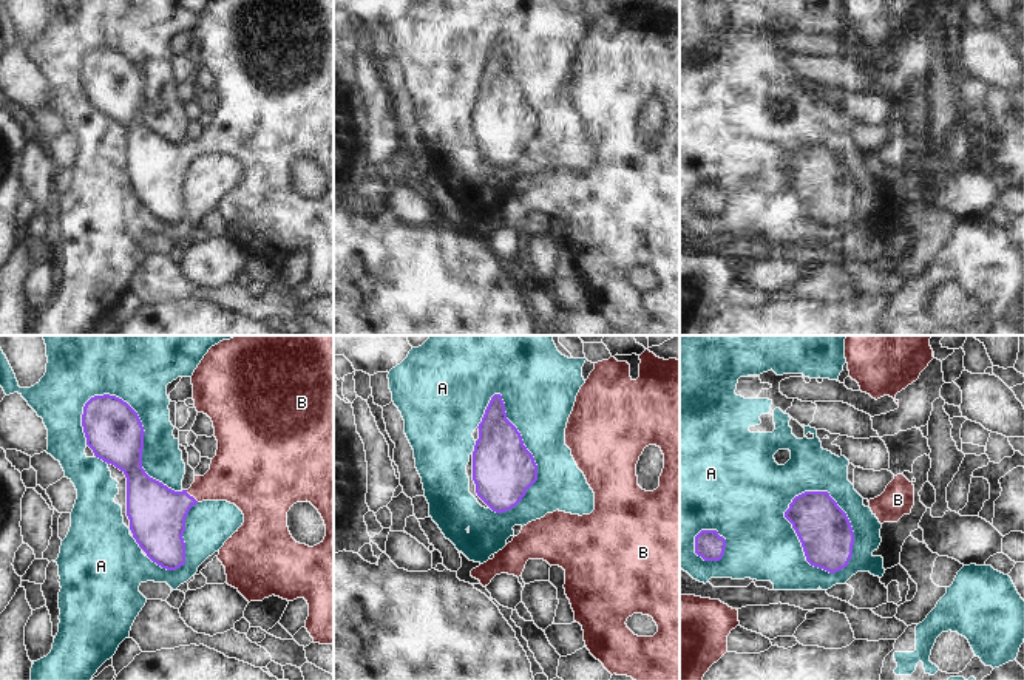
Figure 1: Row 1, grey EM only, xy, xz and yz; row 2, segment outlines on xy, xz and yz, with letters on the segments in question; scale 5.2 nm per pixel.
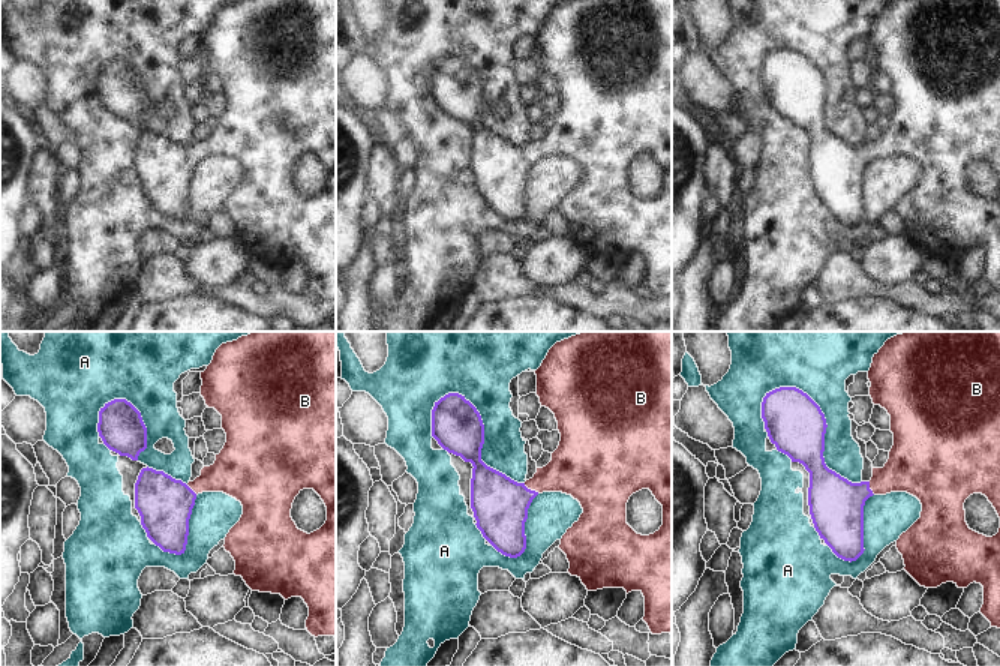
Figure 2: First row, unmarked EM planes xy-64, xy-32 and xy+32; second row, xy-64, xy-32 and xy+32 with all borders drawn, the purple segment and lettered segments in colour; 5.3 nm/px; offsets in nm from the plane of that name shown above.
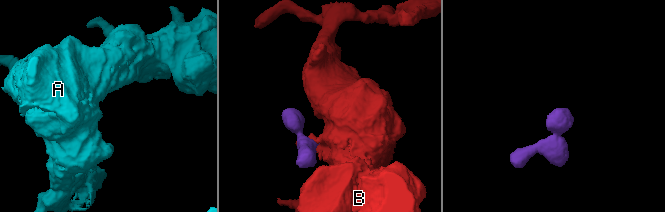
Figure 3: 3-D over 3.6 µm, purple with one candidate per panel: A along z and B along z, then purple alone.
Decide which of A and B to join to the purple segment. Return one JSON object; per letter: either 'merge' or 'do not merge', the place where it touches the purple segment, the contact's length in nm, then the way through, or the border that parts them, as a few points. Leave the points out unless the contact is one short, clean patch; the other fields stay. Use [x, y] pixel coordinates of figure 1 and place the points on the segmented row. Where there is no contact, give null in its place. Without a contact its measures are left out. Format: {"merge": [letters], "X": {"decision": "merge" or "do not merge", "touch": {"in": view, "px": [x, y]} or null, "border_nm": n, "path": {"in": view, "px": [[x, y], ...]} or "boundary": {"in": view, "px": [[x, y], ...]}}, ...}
{"merge": ["B"], "A": {"decision": "do not merge", "touch": {"in": "yz", "px": [799, 538]}, "border_nm": 460}, "B": {"decision": "merge", "touch": {"in": "xy", "px": [192, 496]}, "border_nm": 90, "path": {"in": "xy", "px": [[156, 513], [192, 496], [206, 487], [235, 476]]}}}

